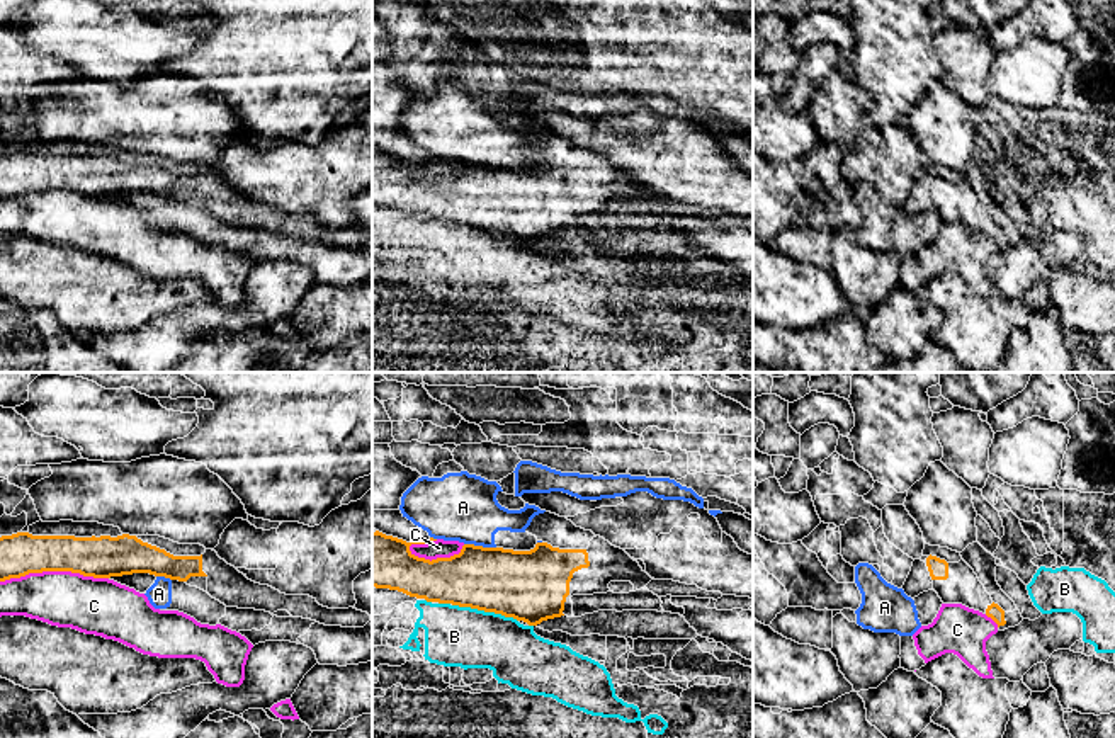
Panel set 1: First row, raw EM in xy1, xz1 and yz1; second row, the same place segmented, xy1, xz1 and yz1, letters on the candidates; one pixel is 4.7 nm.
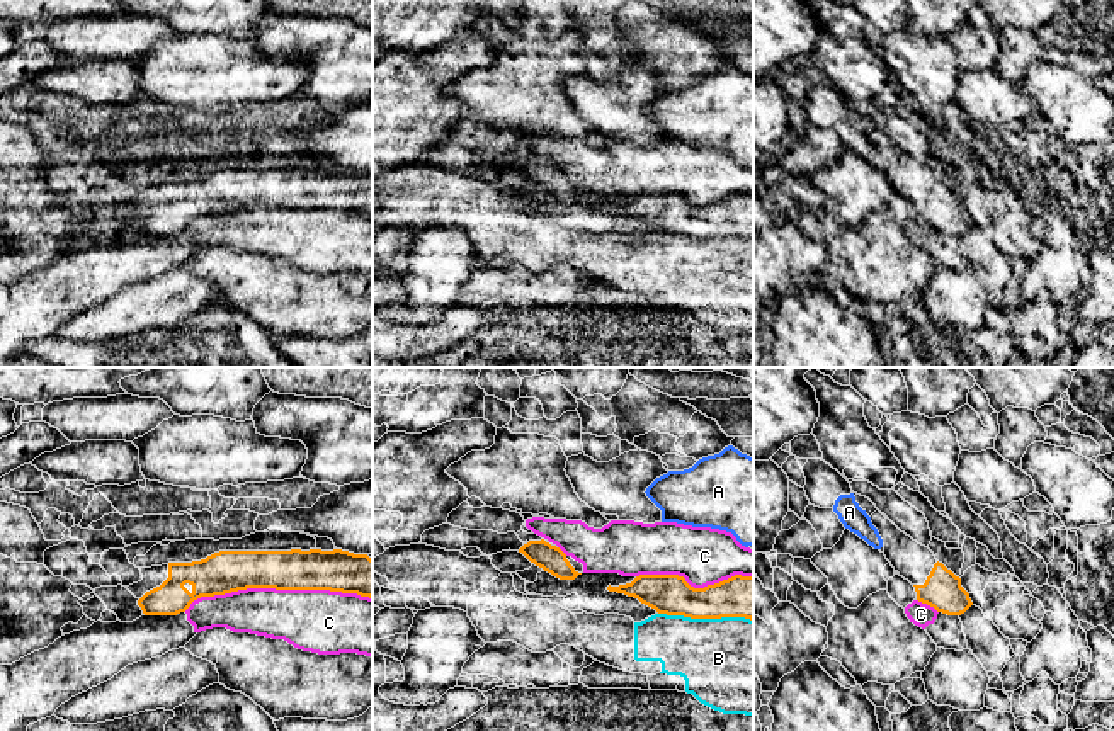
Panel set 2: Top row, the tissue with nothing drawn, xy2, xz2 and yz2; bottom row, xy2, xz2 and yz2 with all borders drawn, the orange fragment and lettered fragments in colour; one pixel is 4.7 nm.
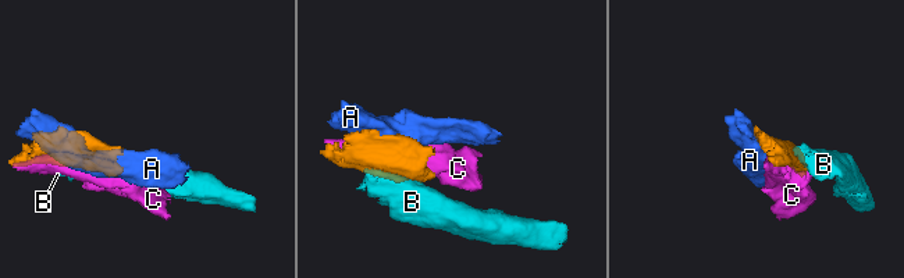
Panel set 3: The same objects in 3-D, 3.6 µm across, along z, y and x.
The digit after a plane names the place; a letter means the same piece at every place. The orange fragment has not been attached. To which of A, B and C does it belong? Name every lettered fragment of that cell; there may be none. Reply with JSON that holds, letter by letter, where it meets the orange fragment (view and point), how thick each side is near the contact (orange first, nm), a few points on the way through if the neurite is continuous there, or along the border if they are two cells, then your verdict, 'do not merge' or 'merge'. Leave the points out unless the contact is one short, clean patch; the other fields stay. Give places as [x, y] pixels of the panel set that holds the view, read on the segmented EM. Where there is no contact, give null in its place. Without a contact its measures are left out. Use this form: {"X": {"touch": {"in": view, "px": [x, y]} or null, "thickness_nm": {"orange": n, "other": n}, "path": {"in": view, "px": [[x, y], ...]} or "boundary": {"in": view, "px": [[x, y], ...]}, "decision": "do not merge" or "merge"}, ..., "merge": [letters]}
{"A": {"touch": {"in": "xz1", "px": [480, 546]}, "thickness_nm": {"orange": 320, "other": 320}, "decision": "do not merge"}, "B": {"touch": {"in": "xz2", "px": [706, 617]}, "thickness_nm": {"orange": 200, "other": 440}, "decision": "do not merge"}, "C": {"touch": {"in": "xy2", "px": [278, 589]}, "thickness_nm": {"orange": 190, "other": 300}, "decision": "do not merge"}, "merge": []}

